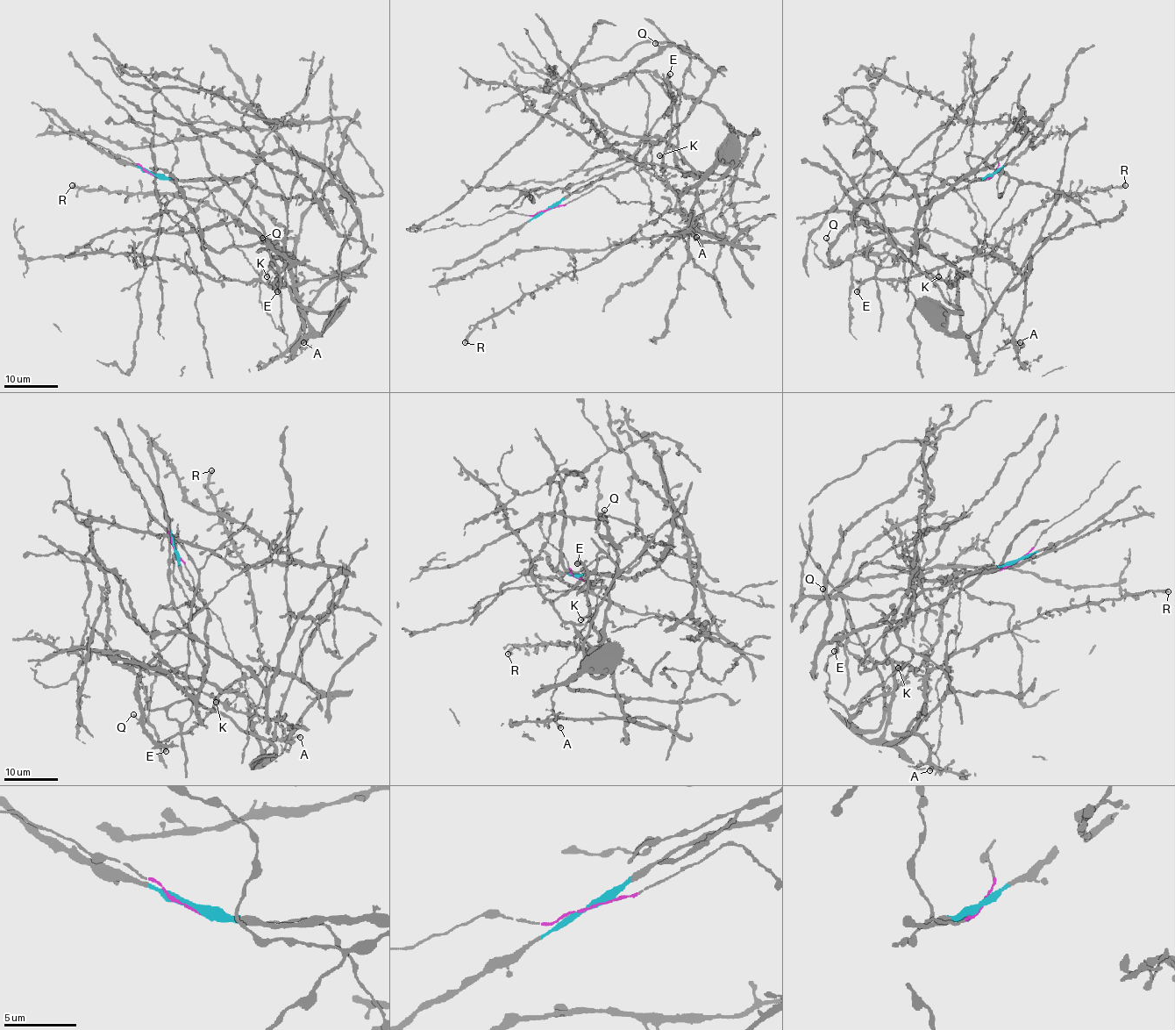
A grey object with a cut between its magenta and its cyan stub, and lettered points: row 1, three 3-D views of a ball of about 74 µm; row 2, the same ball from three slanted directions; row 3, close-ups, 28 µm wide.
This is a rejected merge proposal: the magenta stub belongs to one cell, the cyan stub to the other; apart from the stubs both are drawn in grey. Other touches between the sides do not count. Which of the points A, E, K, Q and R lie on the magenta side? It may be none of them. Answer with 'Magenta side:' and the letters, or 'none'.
Magenta side: A, E, K, R

